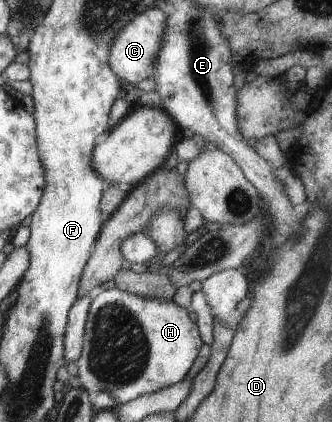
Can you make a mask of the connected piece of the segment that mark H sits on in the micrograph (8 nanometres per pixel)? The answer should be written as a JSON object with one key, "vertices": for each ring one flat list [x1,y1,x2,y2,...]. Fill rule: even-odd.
{"vertices":[[119,288,97,291,88,307,82,355,78,359,78,376,82,386,92,395,106,391,115,398,116,406,141,398,185,379,201,347,201,335,187,311,173,300,140,296]]}

